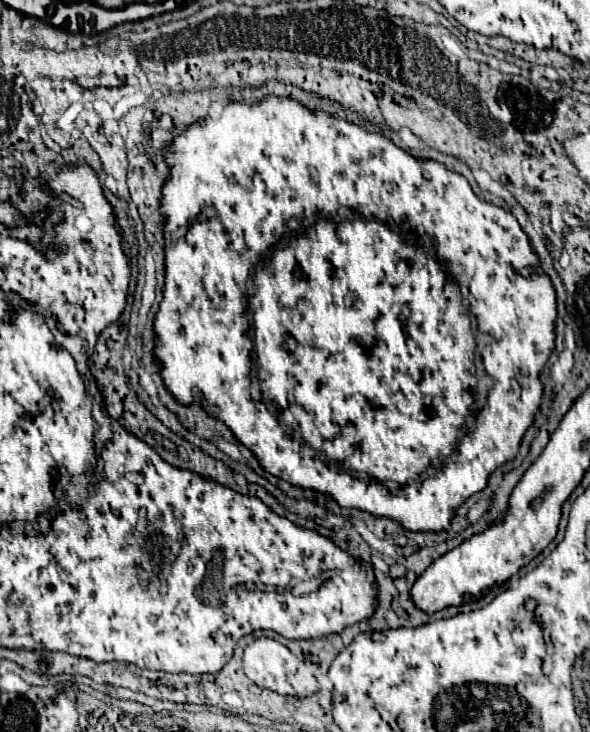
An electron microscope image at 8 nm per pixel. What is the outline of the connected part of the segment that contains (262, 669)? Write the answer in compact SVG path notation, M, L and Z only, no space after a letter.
M257 638L245 648L243 654L243 670L245 674L261 688L273 690L283 696L297 696L297 698L309 698L319 692L319 682L311 674L305 662L301 662L297 656L293 656L283 644L271 638Z

